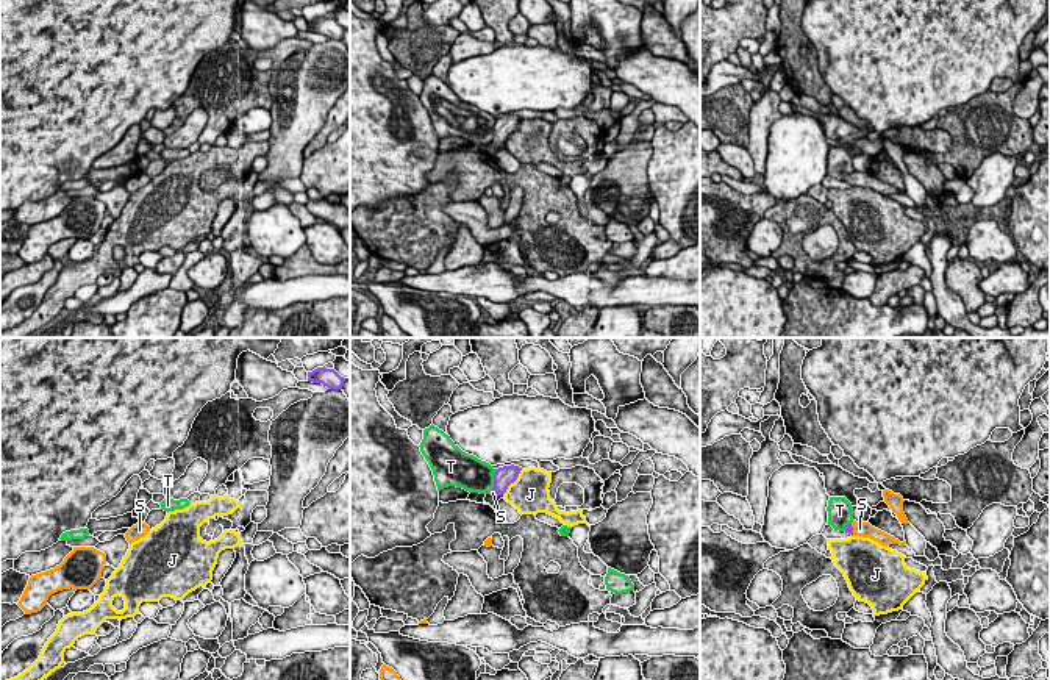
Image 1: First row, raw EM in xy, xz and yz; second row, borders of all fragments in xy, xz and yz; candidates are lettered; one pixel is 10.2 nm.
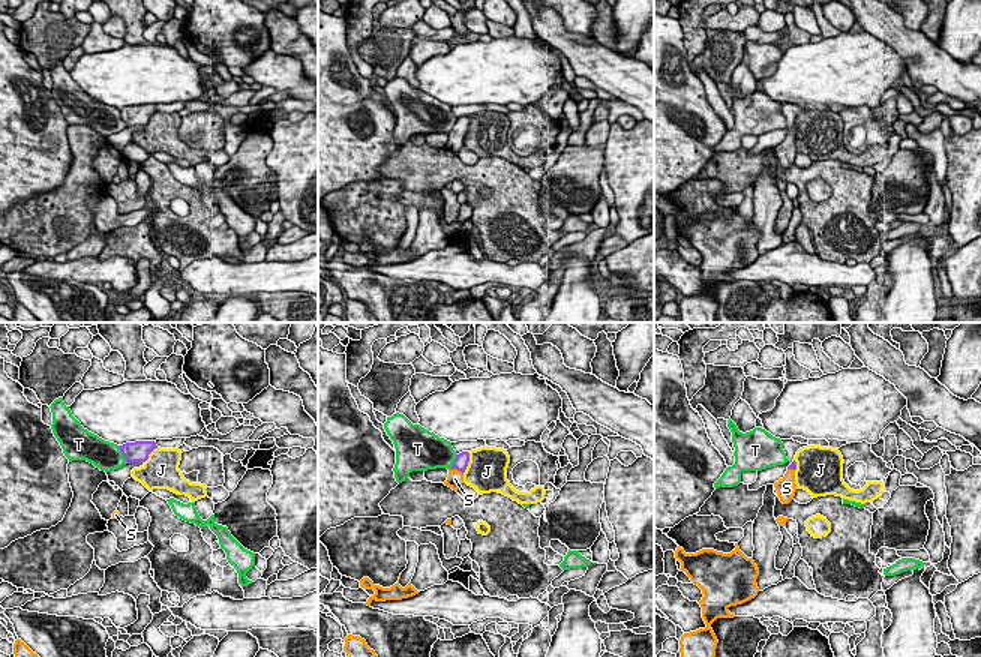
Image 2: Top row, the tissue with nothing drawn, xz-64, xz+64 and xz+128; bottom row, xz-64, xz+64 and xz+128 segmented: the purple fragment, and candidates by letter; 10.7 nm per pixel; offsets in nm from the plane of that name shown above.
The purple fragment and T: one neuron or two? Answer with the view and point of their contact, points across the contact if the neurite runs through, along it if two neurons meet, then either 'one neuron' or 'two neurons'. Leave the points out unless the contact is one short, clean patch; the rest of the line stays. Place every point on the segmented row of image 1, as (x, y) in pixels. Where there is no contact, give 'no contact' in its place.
meets purple in xz at (494, 480); border along xz (496, 469), (491, 490); two neurons

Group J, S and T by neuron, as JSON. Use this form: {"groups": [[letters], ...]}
{"groups": [["J"], ["S"], ["T"]]}

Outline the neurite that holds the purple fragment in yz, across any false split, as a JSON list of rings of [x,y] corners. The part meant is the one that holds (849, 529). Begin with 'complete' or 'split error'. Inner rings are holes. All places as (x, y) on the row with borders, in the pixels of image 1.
split error; [[[853,521],[852,524],[845,525],[845,533],[848,533],[852,536],[870,538],[886,547],[891,544],[900,544],[900,546],[906,544],[906,541],[900,542],[894,536],[872,527],[869,522]]]

